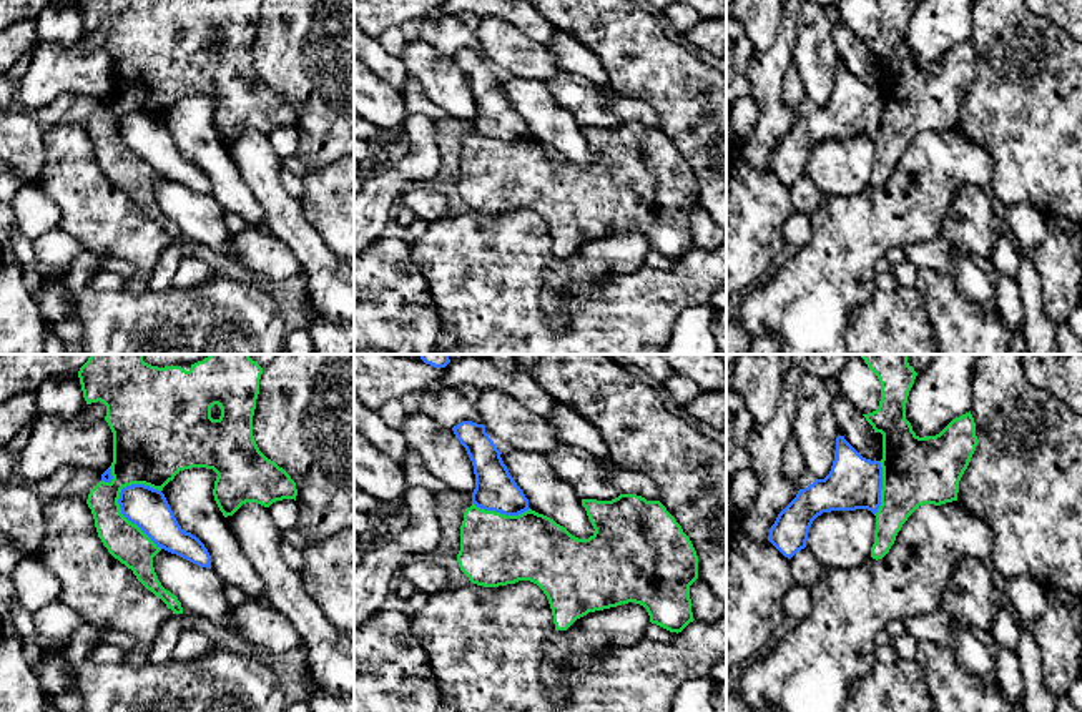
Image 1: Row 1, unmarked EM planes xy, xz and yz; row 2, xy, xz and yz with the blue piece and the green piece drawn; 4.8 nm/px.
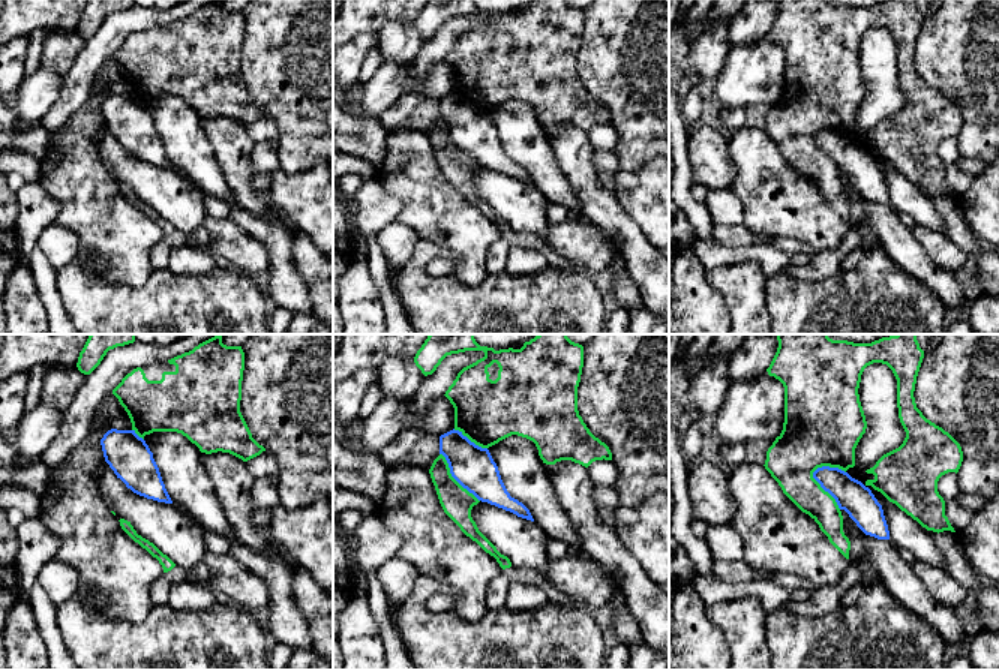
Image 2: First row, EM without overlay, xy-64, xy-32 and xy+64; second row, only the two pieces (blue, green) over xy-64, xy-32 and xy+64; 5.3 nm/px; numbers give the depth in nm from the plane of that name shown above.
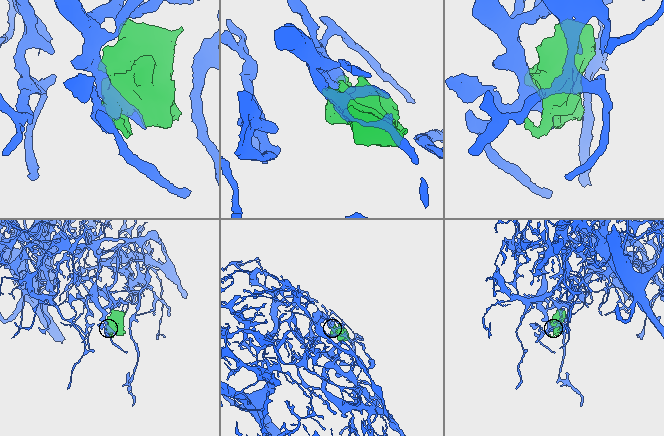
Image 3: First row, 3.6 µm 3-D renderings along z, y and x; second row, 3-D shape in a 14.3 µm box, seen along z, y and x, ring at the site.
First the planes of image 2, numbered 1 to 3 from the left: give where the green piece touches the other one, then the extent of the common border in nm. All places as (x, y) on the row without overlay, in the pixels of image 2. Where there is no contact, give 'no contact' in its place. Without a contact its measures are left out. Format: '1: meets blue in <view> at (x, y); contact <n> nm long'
1: meets blue in xy-64 at (137, 99); contact 90 nm long
2: meets blue in xy-32 at (455, 143); contact 340 nm long
3: meets blue in xy+64 at (822, 152); contact 260 nm long

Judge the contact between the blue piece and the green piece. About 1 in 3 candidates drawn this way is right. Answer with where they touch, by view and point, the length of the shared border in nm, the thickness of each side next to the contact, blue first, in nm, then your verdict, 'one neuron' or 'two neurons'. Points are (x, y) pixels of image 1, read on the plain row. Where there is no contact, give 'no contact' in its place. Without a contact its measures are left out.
contact xy (128, 147); length 360 nm; calibres 200 and 190 nm; two neurons

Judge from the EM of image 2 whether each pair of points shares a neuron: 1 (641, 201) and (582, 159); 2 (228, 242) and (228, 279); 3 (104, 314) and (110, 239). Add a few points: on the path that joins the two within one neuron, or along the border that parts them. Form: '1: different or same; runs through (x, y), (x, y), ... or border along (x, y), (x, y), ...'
1: different; border along (609, 191), (632, 219)
2: different; border along (230, 267), (252, 278)
3: different; border along (80, 263), (87, 273), (105, 281), (141, 287)

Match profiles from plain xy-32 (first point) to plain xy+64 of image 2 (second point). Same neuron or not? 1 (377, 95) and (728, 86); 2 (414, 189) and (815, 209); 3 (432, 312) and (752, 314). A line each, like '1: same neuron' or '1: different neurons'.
1: same neuron
2: same neuron
3: different neurons

